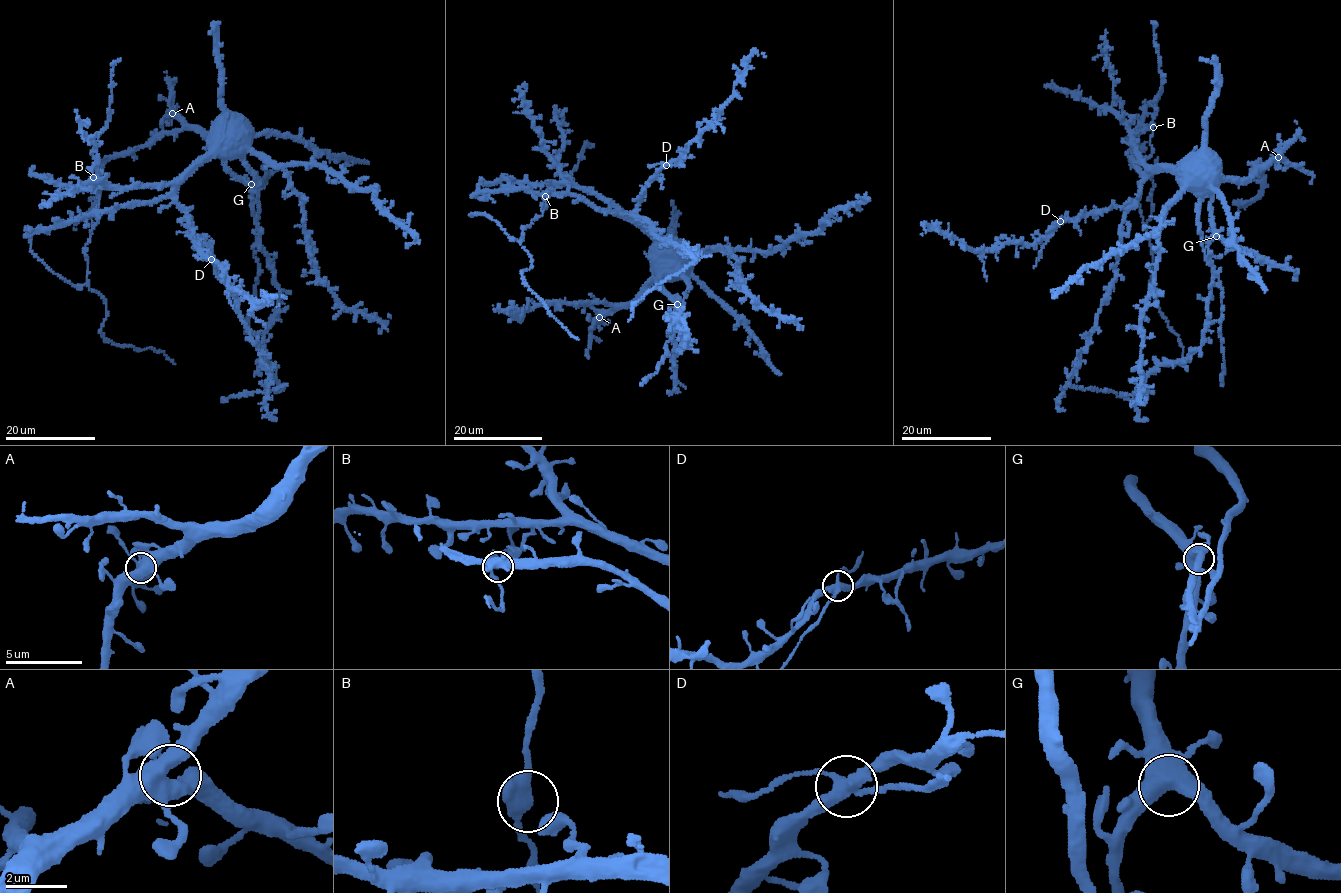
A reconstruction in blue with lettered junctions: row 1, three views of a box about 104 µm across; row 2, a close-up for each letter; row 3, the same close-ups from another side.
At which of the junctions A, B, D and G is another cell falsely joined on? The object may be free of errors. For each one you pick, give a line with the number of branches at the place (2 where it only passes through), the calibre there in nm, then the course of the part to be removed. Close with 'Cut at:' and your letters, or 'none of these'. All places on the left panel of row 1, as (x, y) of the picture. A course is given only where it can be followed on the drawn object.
D: Branches: 4. Thickness 360 nm. Course of the part to remove: (211, 260), (219, 263), (226, 274), (228, 298), (234, 309)
Cut at: D

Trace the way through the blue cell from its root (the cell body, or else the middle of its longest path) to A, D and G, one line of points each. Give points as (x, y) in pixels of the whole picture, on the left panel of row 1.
A: (168, 182), (179, 178), (208, 155), (217, 140), (212, 135), (187, 129), (172, 113)
D: (168, 182), (173, 186), (177, 203), (190, 223), (194, 246), (211, 260)
G: (168, 182), (212, 156), (216, 149), (224, 153), (225, 166), (251, 184)

